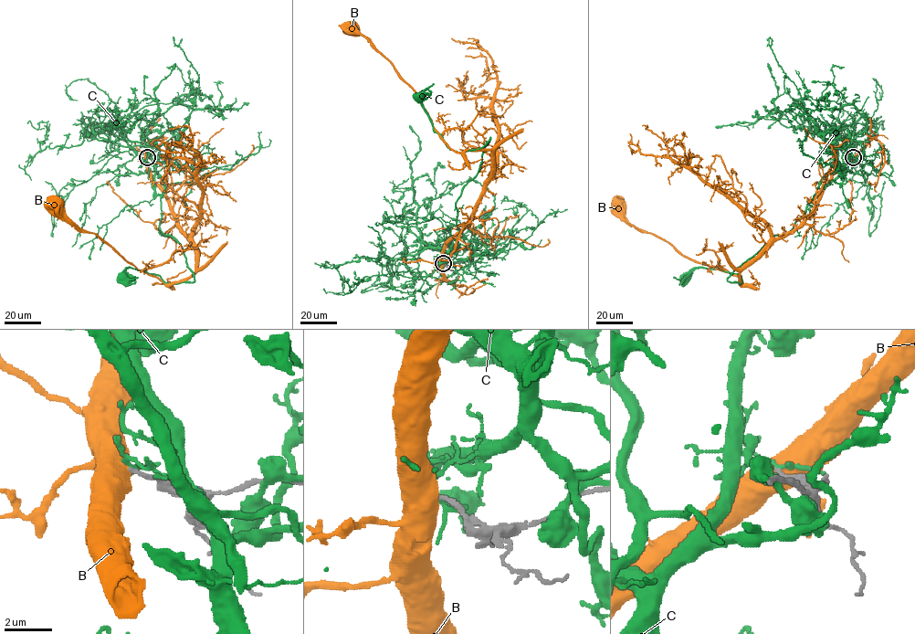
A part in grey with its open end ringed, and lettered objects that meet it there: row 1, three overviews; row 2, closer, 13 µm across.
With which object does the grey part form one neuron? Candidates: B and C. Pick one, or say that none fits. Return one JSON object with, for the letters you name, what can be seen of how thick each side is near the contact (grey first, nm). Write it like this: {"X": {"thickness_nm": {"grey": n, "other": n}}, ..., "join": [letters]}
{"join": []}

